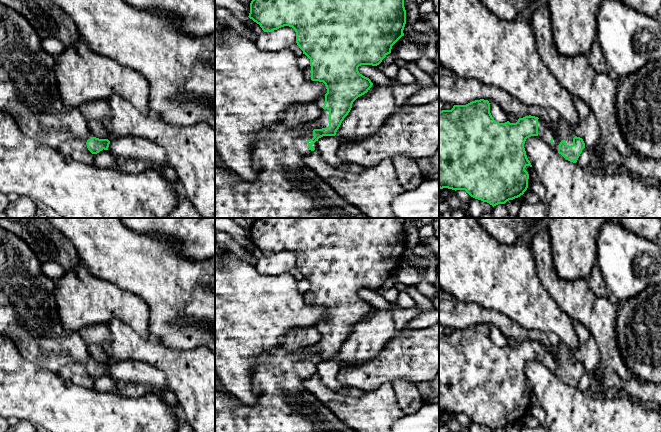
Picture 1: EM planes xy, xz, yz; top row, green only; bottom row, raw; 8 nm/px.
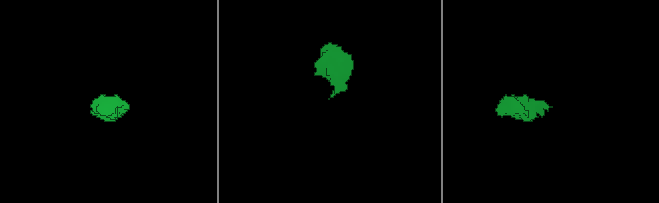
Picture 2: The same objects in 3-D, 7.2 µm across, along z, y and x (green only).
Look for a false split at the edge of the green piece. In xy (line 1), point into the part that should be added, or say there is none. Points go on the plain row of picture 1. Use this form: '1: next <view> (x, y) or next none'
1: next none

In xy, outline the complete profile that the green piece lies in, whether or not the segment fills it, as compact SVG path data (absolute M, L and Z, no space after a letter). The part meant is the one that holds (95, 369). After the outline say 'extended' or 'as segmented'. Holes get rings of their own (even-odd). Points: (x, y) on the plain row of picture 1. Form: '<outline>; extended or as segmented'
M91 361L86 366L87 372L92 378L97 378L103 373L108 374L109 368L110 365L108 363L99 363L96 361Z; as segmented

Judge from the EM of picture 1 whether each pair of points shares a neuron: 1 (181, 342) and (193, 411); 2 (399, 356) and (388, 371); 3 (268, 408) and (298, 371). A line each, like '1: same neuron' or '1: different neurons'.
1: different neurons
2: same neuron
3: same neuron

